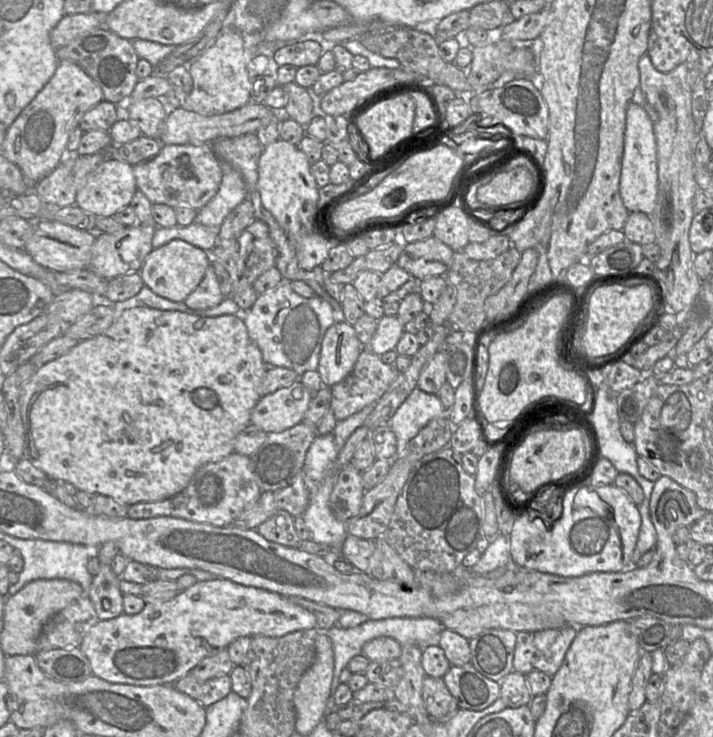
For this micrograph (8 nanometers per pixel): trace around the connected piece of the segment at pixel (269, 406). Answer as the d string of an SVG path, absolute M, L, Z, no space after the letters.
M297 380L263 396L251 412L251 424L266 433L281 432L302 422L314 393Z

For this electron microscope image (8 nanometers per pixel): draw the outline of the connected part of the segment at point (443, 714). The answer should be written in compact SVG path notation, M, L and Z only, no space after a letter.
M425 676L422 699L427 713L435 721L445 720L459 709L442 678Z

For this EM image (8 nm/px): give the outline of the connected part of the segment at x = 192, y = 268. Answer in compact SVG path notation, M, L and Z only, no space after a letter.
M173 239L153 249L140 269L144 285L157 295L173 302L184 302L202 281L207 267L211 265L210 253L184 240Z

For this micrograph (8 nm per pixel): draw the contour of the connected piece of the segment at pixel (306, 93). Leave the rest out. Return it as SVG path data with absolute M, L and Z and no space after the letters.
M295 82L283 85L283 89L287 94L284 117L289 117L306 128L317 112L317 99L309 89Z

